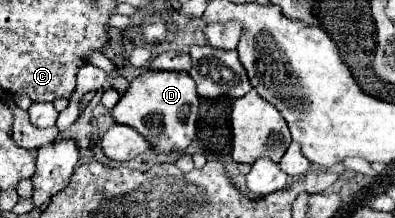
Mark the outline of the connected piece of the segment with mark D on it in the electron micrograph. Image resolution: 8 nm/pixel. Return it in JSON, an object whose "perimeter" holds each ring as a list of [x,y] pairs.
{"perimeter":[[[146,71],[136,77],[122,99],[114,105],[112,117],[120,125],[134,127],[154,149],[156,155],[184,151],[196,137],[200,99],[194,79],[188,73]]]}

